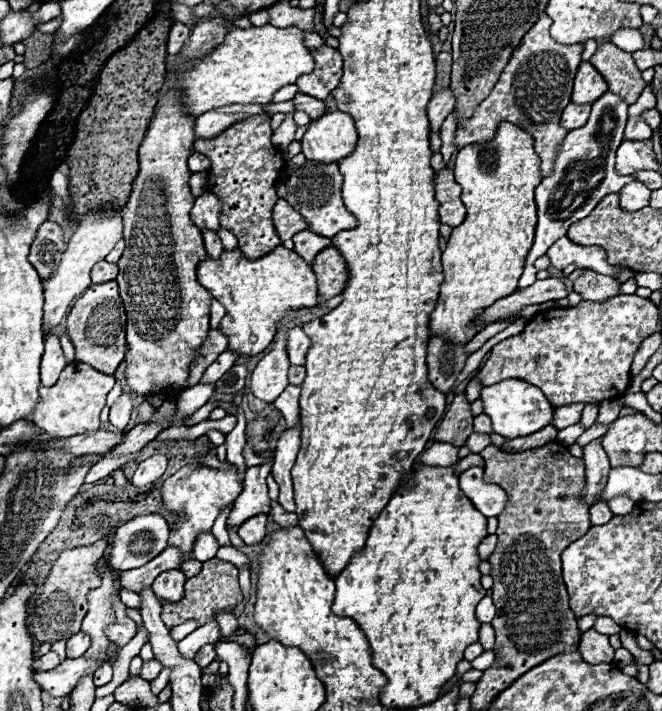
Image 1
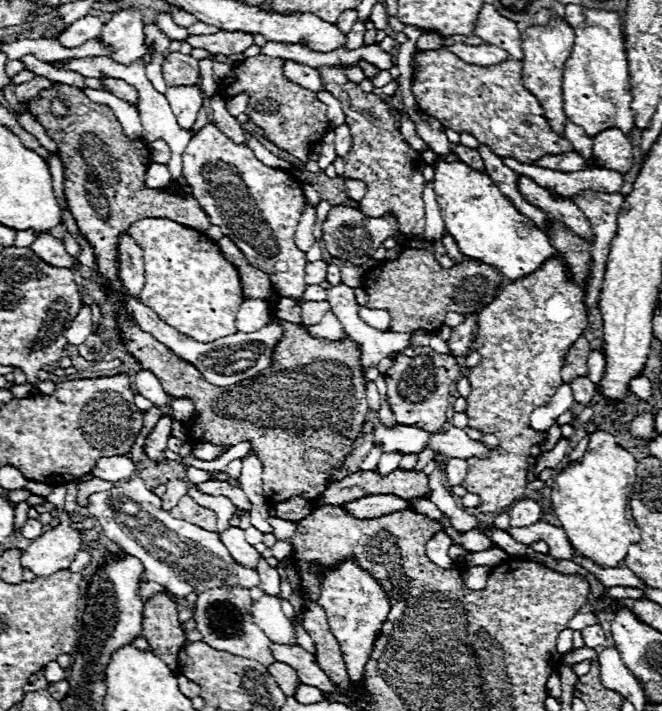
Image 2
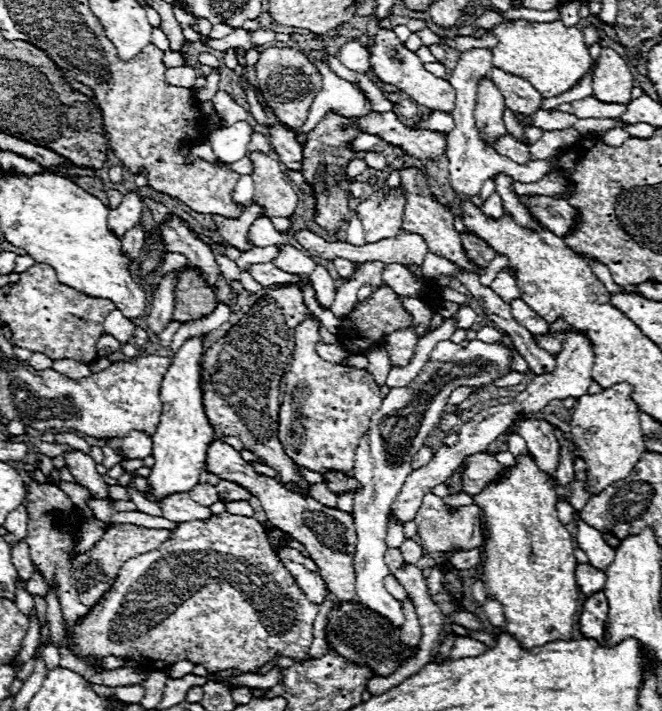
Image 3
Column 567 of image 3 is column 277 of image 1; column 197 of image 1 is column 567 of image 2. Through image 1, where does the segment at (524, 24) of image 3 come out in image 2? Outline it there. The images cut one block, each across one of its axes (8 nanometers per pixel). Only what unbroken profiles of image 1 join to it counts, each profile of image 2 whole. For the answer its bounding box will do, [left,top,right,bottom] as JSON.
[564,8,634,138]

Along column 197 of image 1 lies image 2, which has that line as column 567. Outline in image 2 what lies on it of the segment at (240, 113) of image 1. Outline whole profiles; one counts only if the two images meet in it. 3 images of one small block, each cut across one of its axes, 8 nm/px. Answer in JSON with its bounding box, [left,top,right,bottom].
[566,120,592,164]

